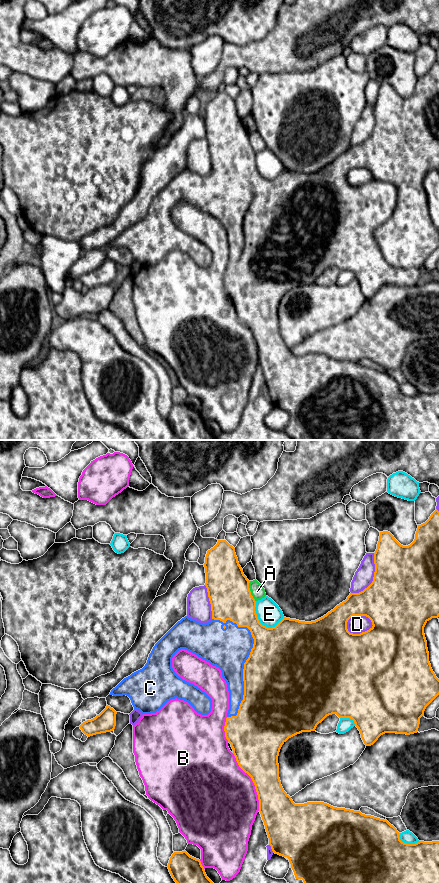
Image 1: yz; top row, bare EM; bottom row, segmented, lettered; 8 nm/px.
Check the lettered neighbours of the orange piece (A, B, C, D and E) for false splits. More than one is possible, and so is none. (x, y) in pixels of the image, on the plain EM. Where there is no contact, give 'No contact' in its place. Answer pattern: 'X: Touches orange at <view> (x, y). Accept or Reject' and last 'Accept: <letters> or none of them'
A: Touches orange at yz (250, 143). Reject
B: Touches orange at yz (253, 334). Reject
C: Touches orange at yz (248, 210). Accept
D: Touches orange at yz (361, 167). Reject
E: Touches orange at yz (260, 175). Reject
Accept: C

